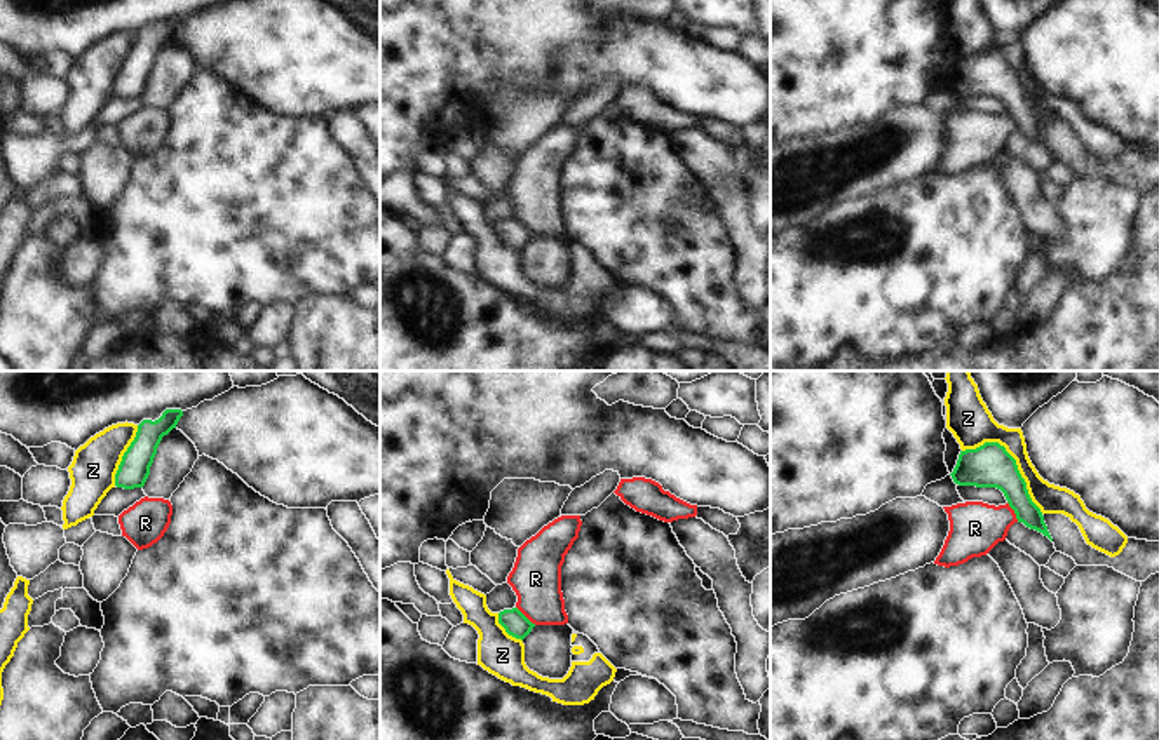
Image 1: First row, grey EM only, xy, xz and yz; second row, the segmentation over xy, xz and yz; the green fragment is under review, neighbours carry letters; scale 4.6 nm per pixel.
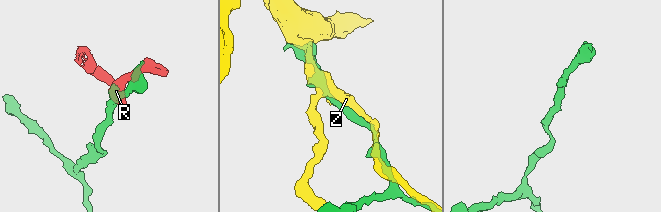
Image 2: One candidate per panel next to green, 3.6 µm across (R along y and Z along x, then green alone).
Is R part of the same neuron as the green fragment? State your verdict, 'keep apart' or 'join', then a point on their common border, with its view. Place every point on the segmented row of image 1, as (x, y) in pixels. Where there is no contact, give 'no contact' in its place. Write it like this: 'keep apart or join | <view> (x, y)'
keep apart | xz (525, 617)

